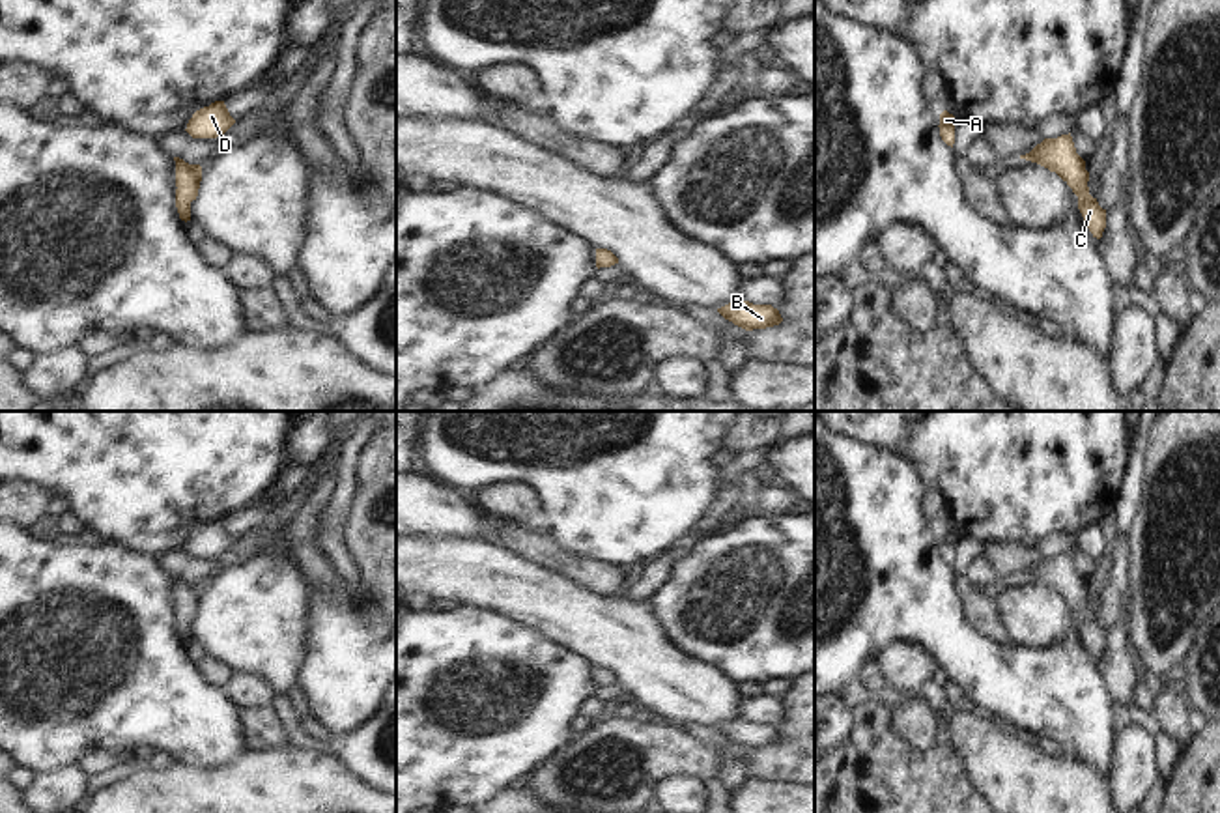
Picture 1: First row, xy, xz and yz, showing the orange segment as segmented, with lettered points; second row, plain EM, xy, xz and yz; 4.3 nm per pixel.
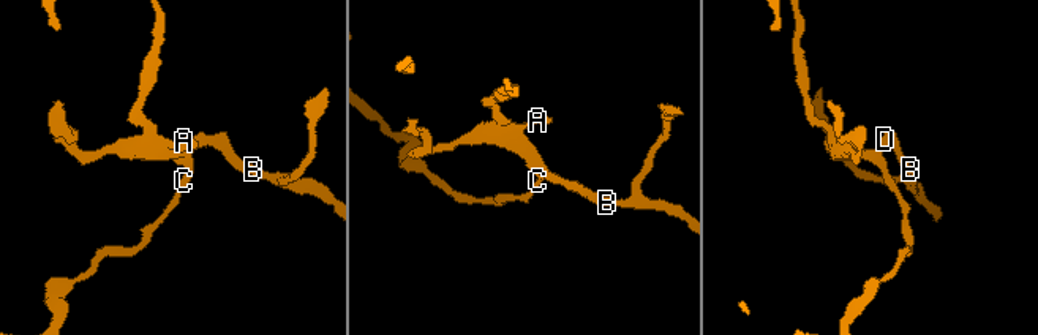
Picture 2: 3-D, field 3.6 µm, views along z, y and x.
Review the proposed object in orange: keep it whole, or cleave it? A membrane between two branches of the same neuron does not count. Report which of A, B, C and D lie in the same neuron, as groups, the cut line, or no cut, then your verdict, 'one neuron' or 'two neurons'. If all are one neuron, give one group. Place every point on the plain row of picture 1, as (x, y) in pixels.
A B C D | no cut | one neuron

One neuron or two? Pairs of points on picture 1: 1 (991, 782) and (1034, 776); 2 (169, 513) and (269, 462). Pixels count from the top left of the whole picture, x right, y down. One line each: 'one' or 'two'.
1: one
2: one

